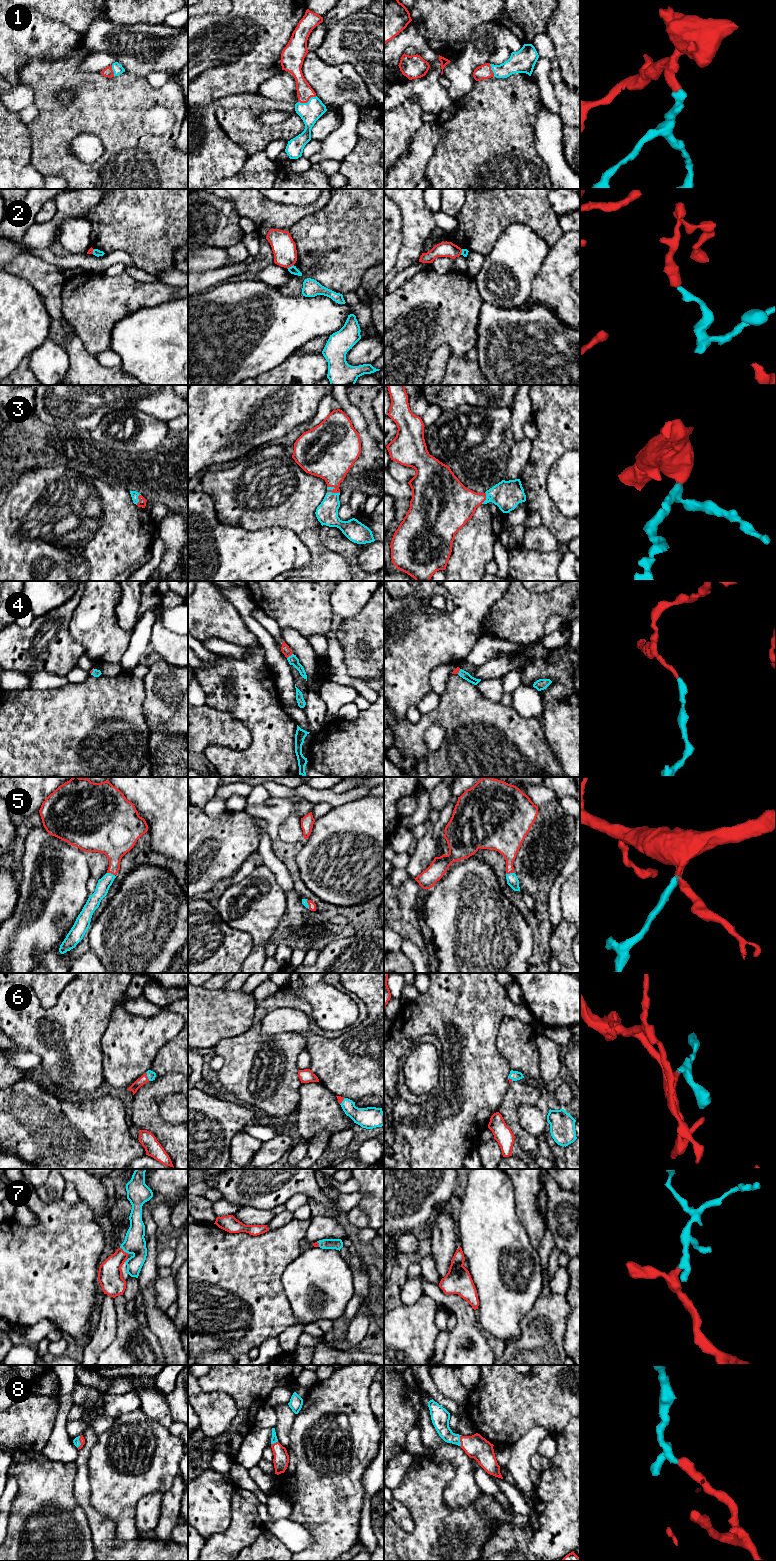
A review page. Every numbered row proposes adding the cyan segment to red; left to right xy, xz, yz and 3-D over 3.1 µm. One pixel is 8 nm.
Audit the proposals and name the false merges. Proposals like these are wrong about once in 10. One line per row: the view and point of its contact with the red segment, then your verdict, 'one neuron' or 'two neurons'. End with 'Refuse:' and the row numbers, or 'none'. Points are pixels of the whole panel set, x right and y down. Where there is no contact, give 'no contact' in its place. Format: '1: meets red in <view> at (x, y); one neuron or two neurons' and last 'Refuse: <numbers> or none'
1: meets red in xz at (307, 101); one neuron
2: meets red in xz at (290, 266); two neurons
3: meets red in xy at (138, 498); one neuron
4: meets red in xz at (289, 655); one neuron
5: meets red in xy at (111, 873); one neuron
6: meets red in xy at (146, 1076); one neuron
7: meets red in xy at (123, 1251); one neuron
8: meets red in yz at (460, 1441); one neuron
Refuse: 2

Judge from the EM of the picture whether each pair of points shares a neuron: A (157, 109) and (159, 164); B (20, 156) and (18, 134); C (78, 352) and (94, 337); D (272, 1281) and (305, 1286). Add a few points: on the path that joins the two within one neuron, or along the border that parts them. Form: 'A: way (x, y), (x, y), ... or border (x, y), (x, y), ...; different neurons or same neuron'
A: way (157, 123), (157, 150); same neuron
B: way (19, 151), (18, 139); same neuron
C: border (75, 334), (84, 347), (94, 356); different neurons
D: border (292, 1261), (281, 1277), (289, 1304); different neurons

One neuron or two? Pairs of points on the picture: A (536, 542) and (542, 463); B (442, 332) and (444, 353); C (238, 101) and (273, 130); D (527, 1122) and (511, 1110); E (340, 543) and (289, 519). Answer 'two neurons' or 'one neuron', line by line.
A: two neurons
B: two neurons
C: one neuron
D: two neurons
E: two neurons

